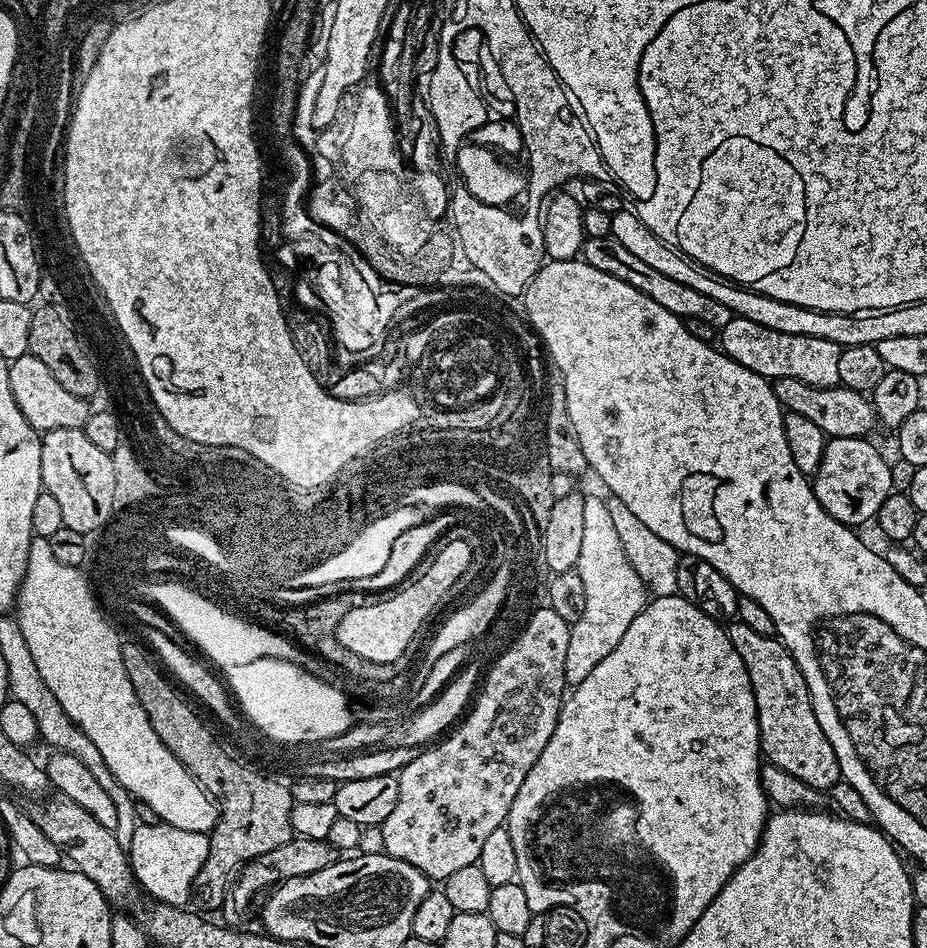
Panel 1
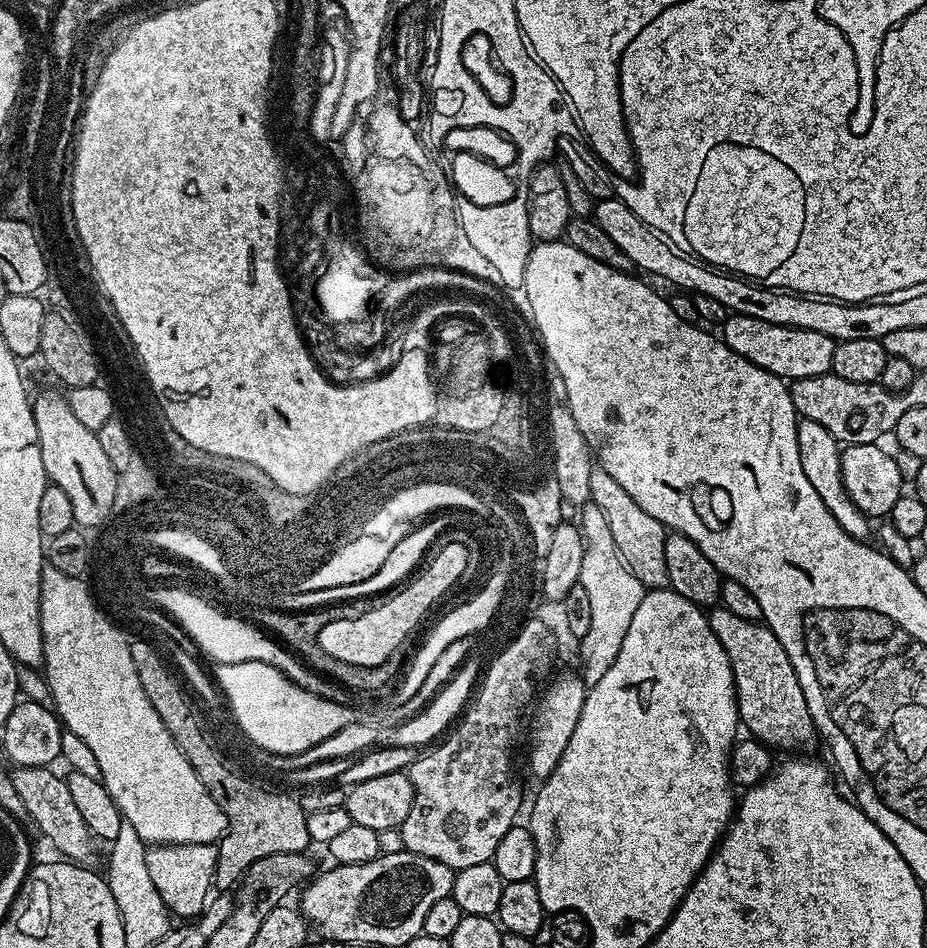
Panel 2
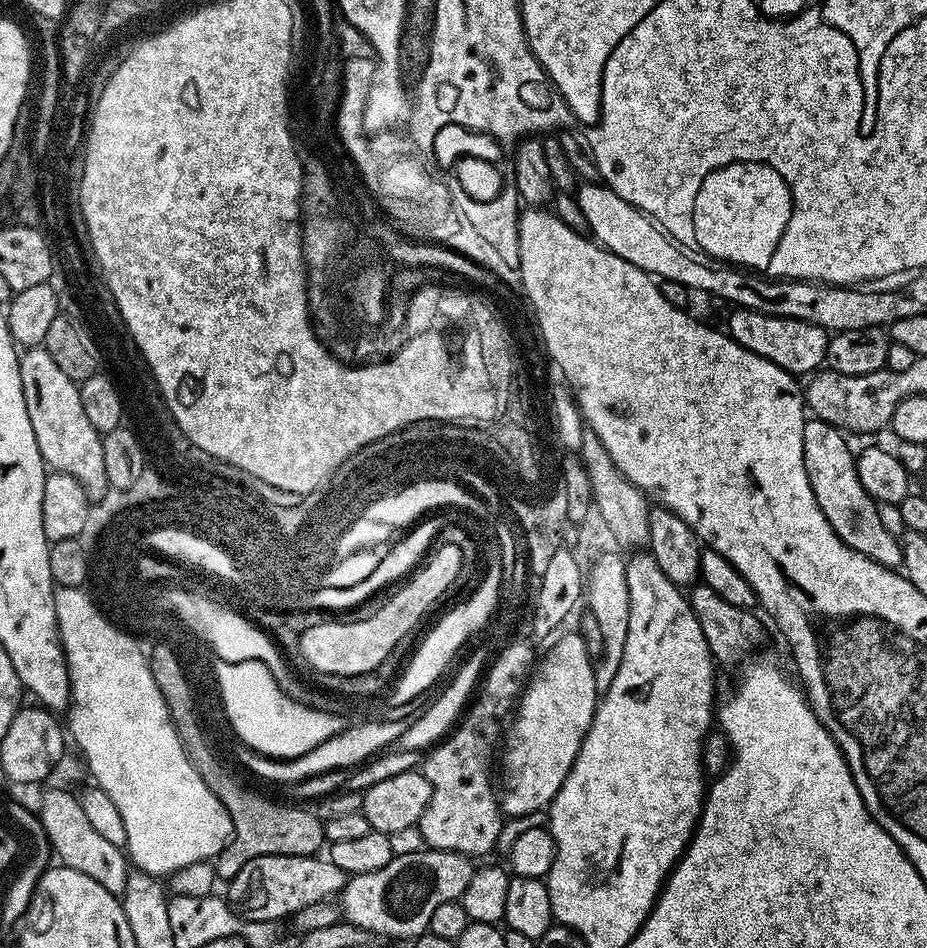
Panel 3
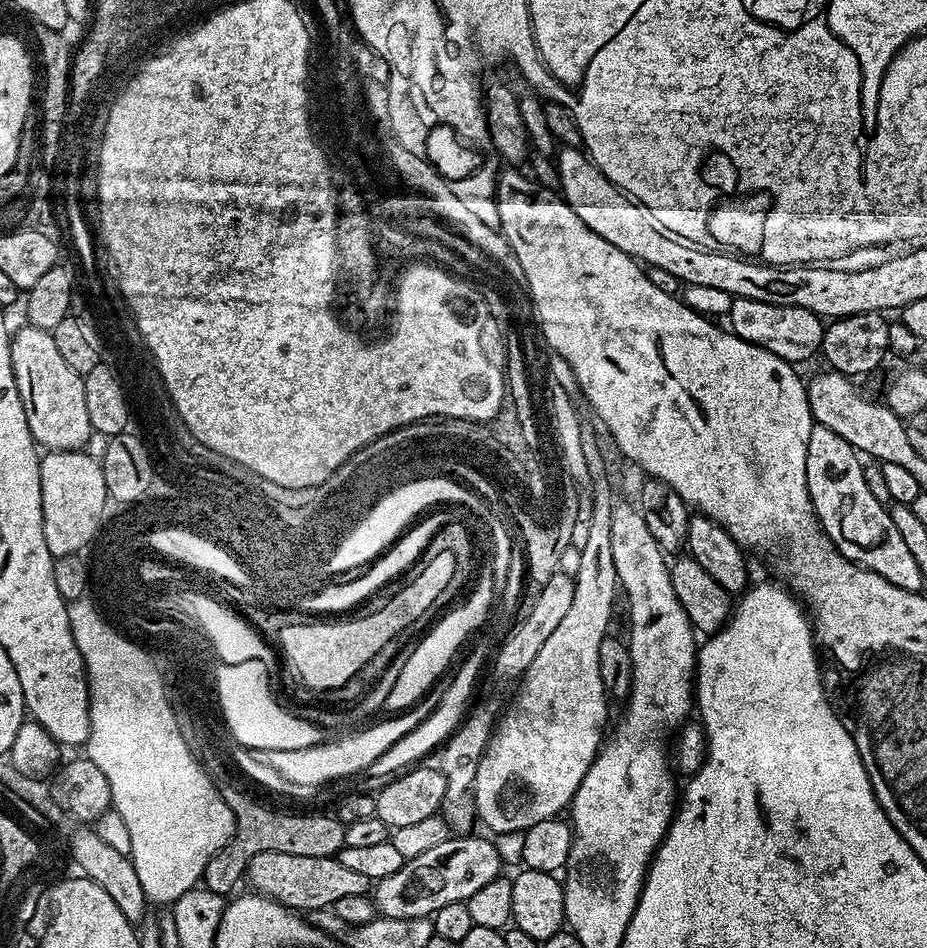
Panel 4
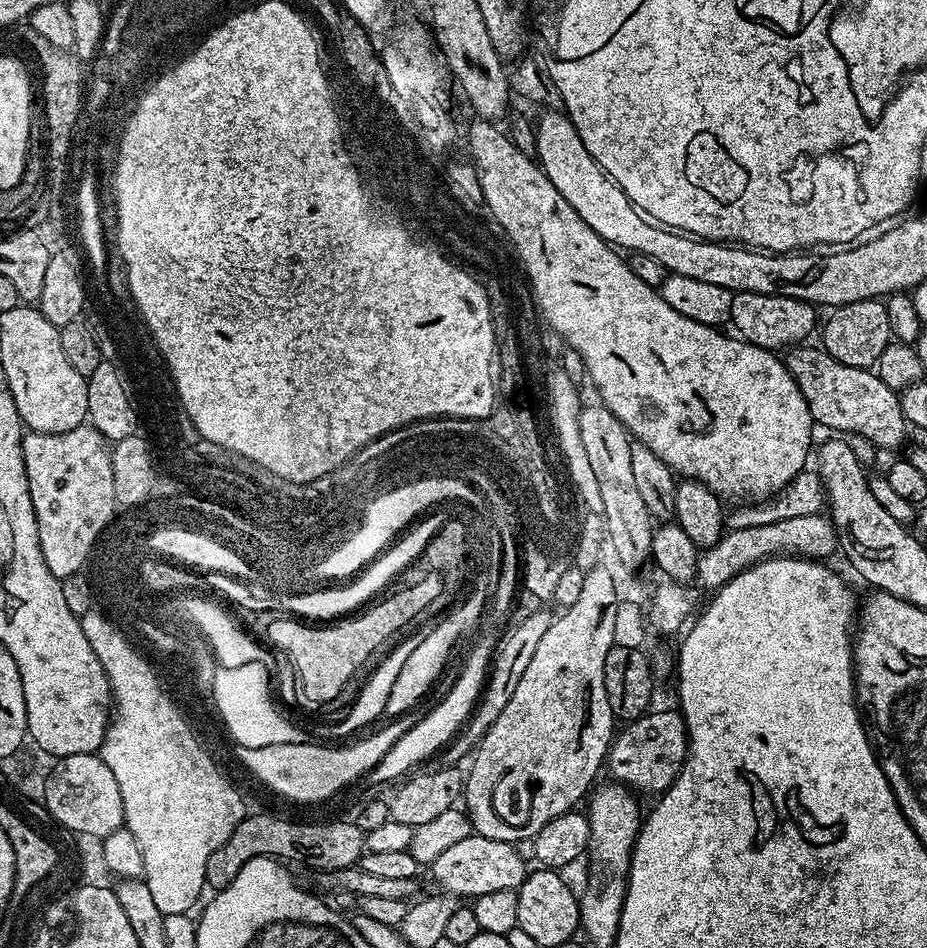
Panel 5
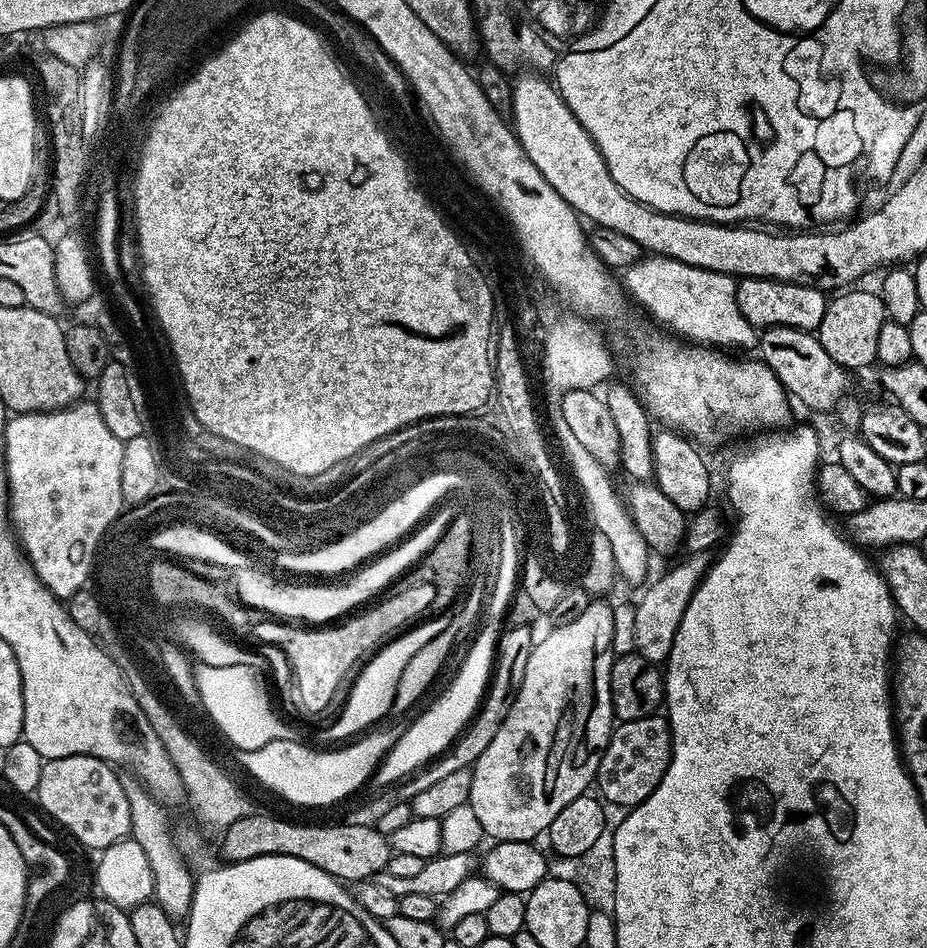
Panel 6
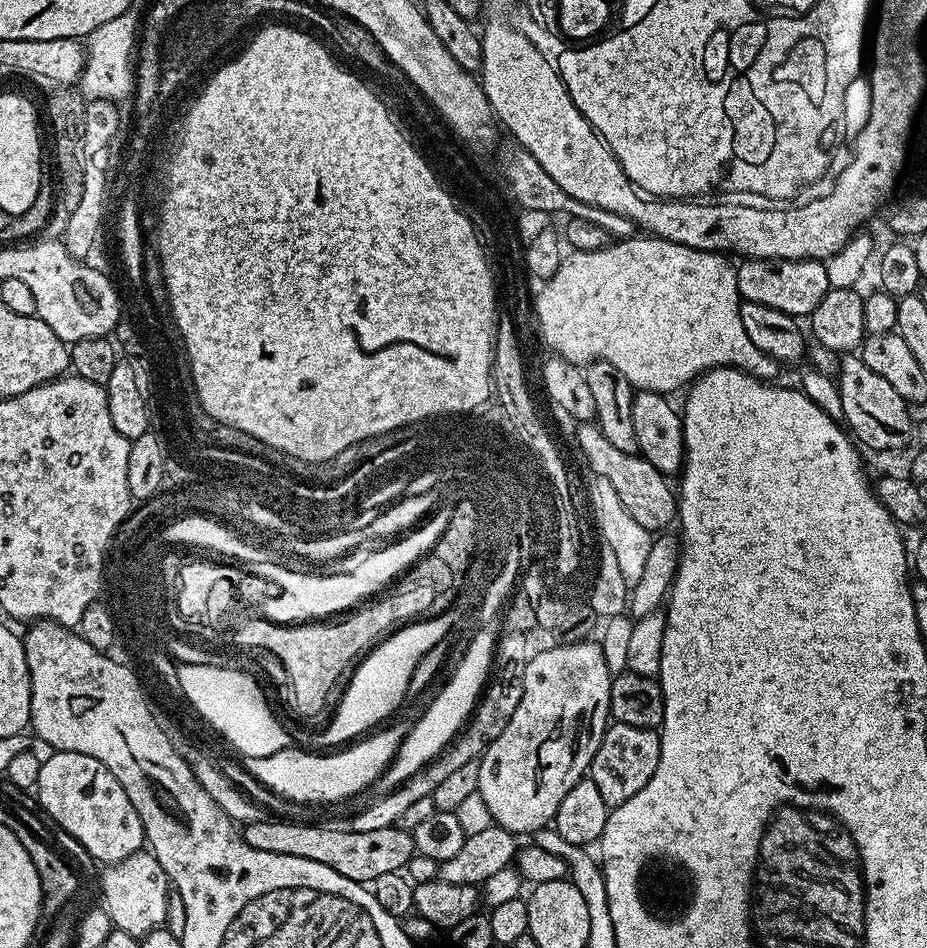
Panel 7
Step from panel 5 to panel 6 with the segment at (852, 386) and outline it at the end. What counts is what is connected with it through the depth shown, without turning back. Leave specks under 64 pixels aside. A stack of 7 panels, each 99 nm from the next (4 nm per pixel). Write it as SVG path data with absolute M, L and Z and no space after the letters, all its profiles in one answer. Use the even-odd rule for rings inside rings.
M790 326L763 329L758 336L758 356L770 370L774 370L793 401L801 400L816 412L831 413L849 387L847 369L826 354L819 335Z

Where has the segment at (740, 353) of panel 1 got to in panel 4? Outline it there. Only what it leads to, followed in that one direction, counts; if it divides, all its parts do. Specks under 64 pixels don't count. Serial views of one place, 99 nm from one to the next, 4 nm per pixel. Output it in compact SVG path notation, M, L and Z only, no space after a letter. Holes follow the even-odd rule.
M745 296L733 299L726 320L731 332L738 338L754 342L754 346L762 346L762 350L770 350L770 354L778 354L778 358L787 360L793 366L799 365L799 360L808 360L820 352L826 327L825 321L808 308L767 304Z

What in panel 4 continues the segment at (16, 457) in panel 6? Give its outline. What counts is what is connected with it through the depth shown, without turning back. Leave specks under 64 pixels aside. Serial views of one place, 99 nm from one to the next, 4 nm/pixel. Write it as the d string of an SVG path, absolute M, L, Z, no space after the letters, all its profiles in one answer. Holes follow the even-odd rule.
M45 451L40 457L42 534L46 534L46 546L53 558L83 553L95 541L92 539L104 520L104 507L110 504L104 465L86 453Z

